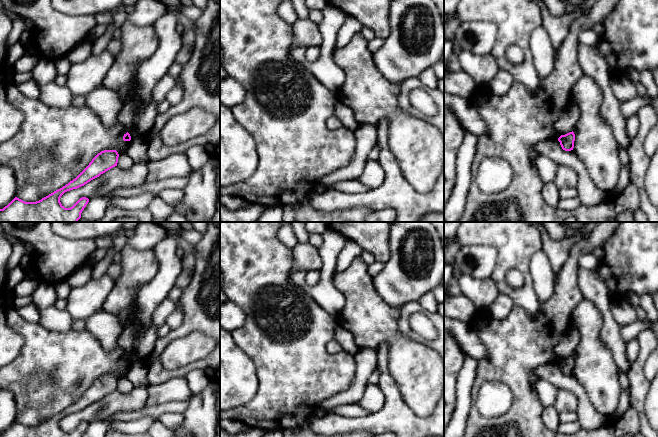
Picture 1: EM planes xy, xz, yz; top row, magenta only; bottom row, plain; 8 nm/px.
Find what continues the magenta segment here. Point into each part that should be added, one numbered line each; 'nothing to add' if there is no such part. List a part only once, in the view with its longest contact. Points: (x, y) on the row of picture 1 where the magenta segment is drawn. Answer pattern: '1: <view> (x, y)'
nothing to add

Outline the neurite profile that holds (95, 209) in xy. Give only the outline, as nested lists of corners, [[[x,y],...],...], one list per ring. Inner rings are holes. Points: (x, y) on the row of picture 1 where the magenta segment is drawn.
[[[96,196],[89,199],[88,204],[81,213],[81,218],[85,222],[91,222],[101,219],[110,205],[113,198],[106,196]]]

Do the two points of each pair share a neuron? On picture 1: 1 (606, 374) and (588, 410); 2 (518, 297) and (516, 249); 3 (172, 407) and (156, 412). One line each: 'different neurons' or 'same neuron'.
1: different neurons
2: same neuron
3: same neuron

